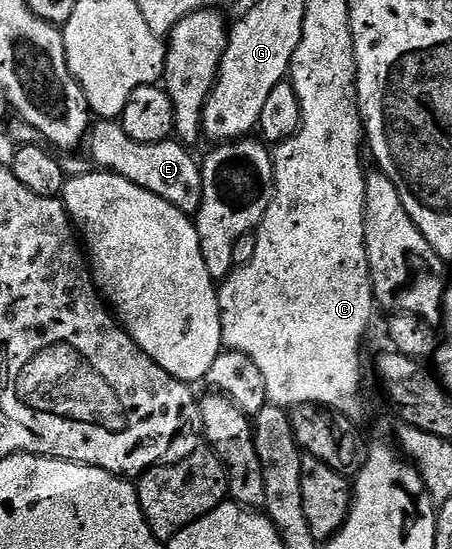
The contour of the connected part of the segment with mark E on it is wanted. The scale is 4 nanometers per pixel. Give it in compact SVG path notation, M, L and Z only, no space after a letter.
M99 119L94 122L89 133L90 145L91 157L99 164L96 166L100 170L118 173L137 187L165 199L165 203L173 203L173 207L183 213L198 213L203 194L203 170L188 146L175 139L161 143L137 143L125 135L122 124L115 119Z

